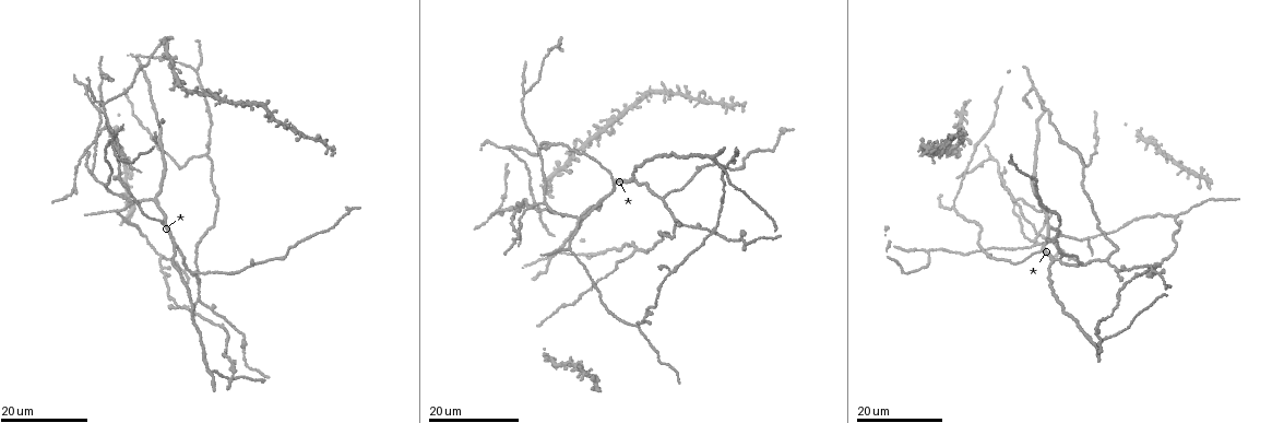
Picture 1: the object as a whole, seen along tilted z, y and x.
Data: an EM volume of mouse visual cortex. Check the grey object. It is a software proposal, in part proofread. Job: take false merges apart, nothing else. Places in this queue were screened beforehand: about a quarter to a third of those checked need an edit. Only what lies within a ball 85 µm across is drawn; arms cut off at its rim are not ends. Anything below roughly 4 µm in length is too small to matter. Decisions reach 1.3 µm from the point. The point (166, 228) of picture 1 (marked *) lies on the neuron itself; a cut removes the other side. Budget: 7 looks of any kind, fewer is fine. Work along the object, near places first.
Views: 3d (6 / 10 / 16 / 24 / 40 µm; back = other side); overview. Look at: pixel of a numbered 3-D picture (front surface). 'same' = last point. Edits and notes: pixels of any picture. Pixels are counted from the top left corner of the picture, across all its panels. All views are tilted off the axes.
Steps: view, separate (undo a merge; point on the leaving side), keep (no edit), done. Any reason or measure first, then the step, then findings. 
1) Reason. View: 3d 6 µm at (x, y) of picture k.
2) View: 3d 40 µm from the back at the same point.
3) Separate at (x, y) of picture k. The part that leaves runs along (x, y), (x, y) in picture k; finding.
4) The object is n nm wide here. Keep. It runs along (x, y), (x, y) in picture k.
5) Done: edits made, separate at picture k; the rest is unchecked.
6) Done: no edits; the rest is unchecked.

Branch point. View: 3d 24 µm at (1004, 189) of picture 1.

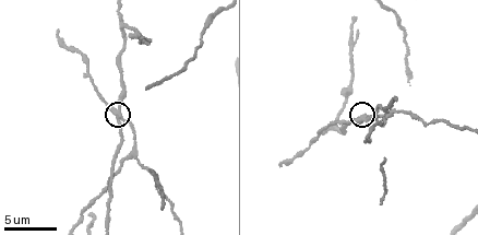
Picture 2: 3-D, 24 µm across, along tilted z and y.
View: 3d 10 µm at (121, 118) of picture 2.

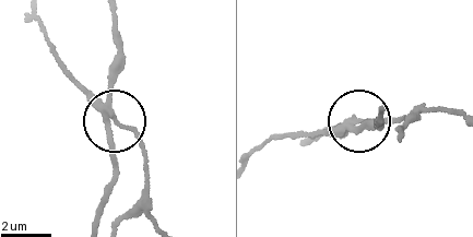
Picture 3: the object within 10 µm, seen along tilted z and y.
The object is 200 nm wide here. Separate at (136, 132) of picture 3. The part that leaves runs along (109, 109), (136, 133), (145, 169), (137, 206), (118, 225) in picture 3; a second neuron is stuck on.

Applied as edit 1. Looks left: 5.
View: overview.

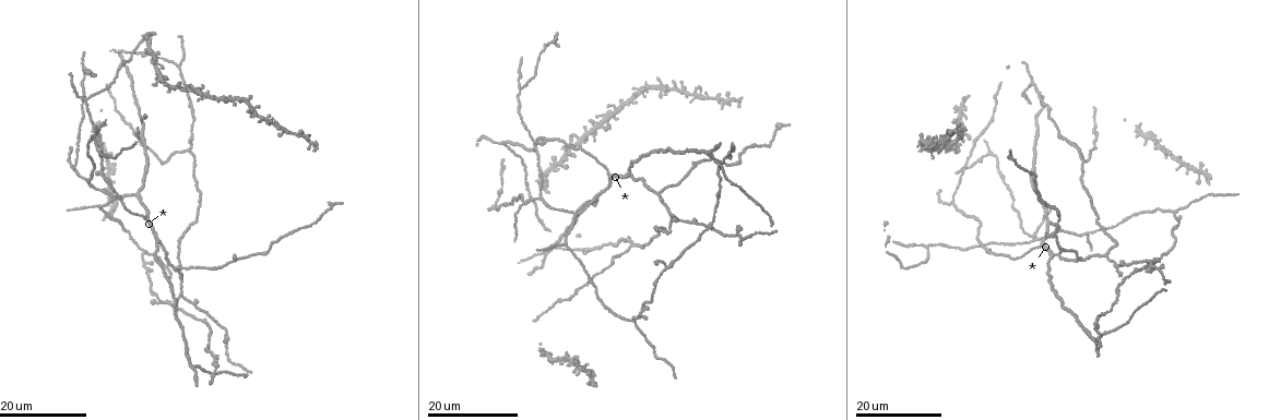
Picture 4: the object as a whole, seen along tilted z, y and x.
A fork. View: 3d 24 µm at (1033, 83) of picture 4.

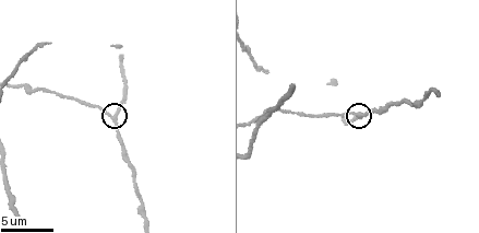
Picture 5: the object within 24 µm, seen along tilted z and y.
View: 3d 10 µm at (359, 116) of picture 5.

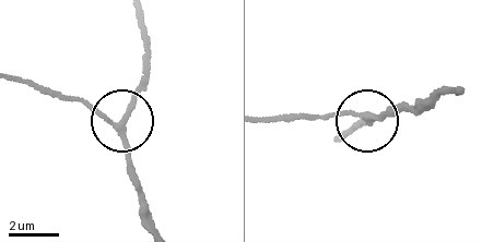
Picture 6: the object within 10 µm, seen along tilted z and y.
The object is 200 nm wide here. Keep. It runs along (153, 219), (124, 126), (148, 73) in picture 6; continuous, no second neuron.

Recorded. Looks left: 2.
Thin arm on a thick one. View: 3d 16 µm at (76, 169) of picture 4.

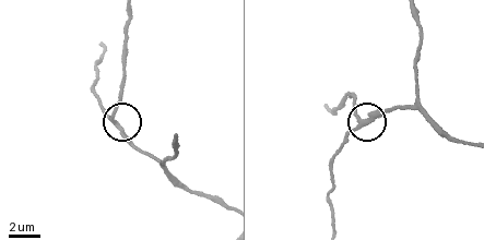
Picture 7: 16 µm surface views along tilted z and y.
View: 3d 10 µm at (360, 120) of picture 7.

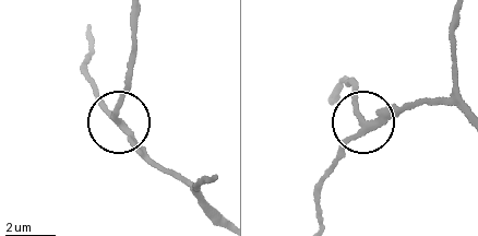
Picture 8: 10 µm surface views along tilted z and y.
The object is 210 nm wide here. Keep. It runs along (461, 109), (419, 103), (366, 126), (326, 174) in picture 8; all the same neuron.

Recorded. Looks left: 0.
Done: edits made, separate at picture 3; the rest is unchecked.

